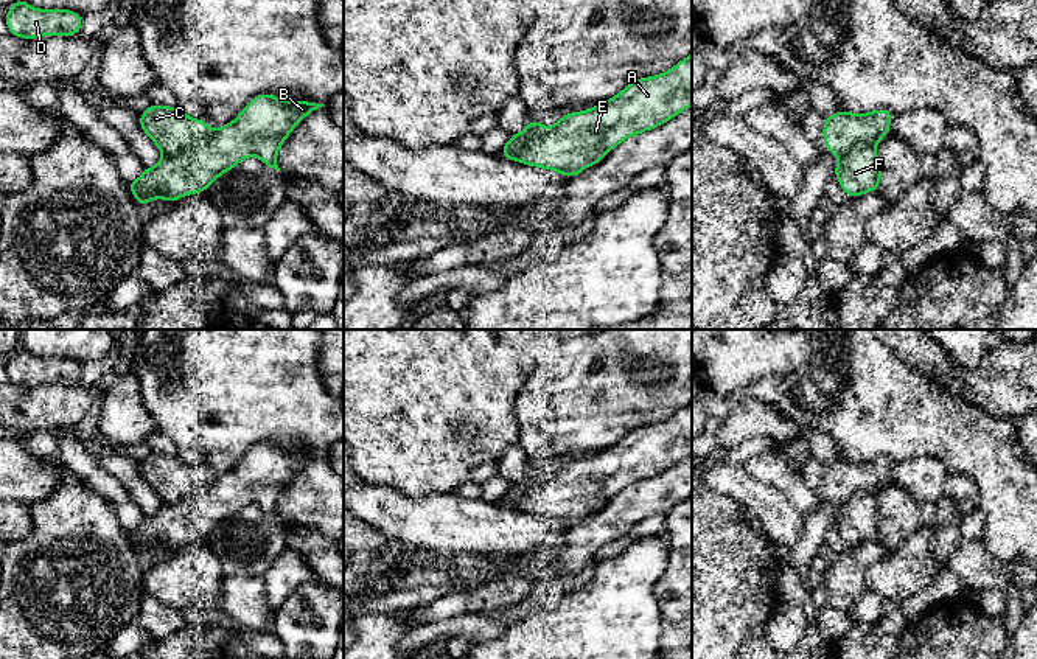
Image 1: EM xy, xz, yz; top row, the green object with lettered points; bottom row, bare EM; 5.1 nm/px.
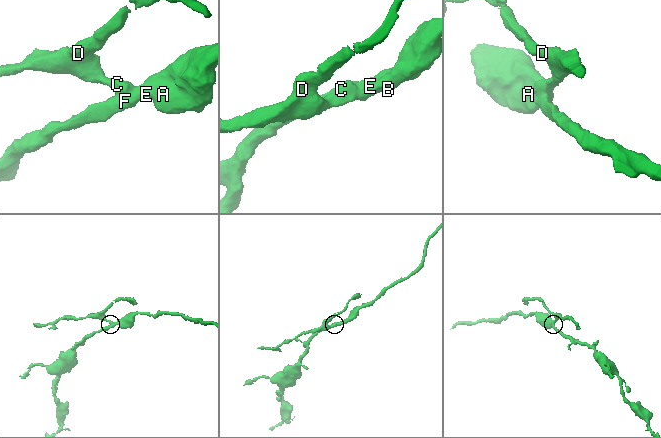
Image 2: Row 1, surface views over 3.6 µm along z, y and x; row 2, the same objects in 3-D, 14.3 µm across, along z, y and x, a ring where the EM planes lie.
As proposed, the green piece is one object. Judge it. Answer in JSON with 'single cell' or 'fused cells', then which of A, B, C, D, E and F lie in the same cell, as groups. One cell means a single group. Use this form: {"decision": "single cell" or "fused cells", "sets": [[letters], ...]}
{"decision": "fused cells", "sets": [["A", "B", "E", "F"], ["C", "D"]]}

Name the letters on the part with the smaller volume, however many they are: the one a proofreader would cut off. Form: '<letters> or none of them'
C, D

